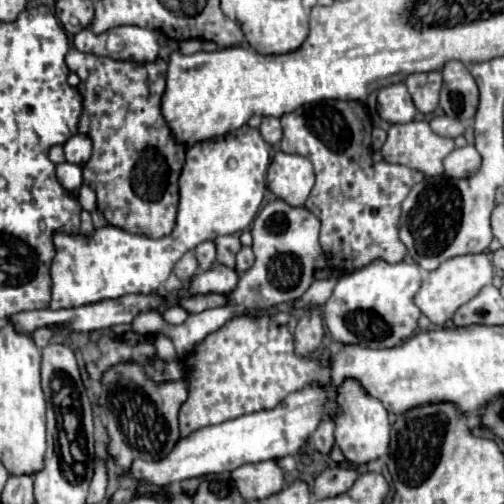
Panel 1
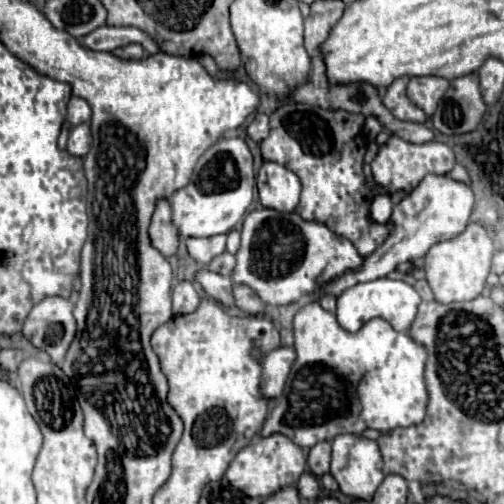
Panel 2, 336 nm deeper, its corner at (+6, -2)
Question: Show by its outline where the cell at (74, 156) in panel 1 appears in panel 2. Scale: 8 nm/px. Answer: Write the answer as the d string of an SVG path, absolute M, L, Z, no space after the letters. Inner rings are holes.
M88 124L74 126L72 132L70 132L70 138L68 138L68 152L70 152L72 156L76 156L76 158L82 158L82 156L88 154L90 144L92 144L90 126L88 126Z

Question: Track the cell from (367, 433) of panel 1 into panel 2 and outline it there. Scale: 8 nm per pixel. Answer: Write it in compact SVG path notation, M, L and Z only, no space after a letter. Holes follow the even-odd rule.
M338 434L332 440L332 476L340 484L340 490L352 498L370 500L374 496L374 490L382 484L384 472L382 472L382 456L376 440L368 440L364 436L354 434Z

